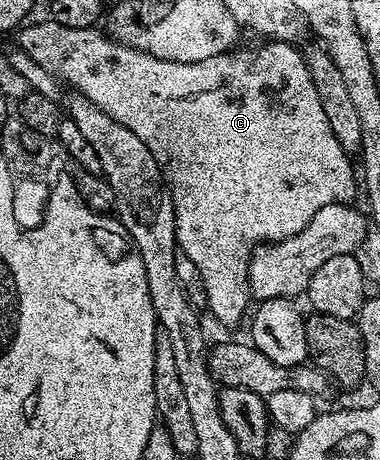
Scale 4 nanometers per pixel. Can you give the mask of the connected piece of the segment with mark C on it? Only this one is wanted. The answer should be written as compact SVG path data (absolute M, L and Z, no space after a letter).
M51 20L36 22L33 26L25 25L19 31L20 42L18 48L31 59L36 60L42 68L51 70L59 76L67 85L72 85L79 94L86 96L90 104L98 104L102 112L106 112L122 128L130 128L146 148L154 156L165 175L166 185L172 196L174 212L176 213L176 245L179 253L190 256L194 260L198 272L202 276L204 291L208 297L207 309L224 326L236 326L249 313L248 302L250 303L250 291L248 289L248 260L250 248L257 244L269 242L280 242L283 238L294 236L302 232L310 224L314 212L326 208L326 204L343 202L345 204L353 201L356 190L358 194L358 174L352 171L353 159L342 148L332 128L330 120L326 120L326 112L322 112L322 100L318 100L318 92L314 88L314 80L308 71L308 64L303 53L296 51L297 47L291 42L277 42L275 40L265 41L265 46L256 46L253 50L240 50L233 48L225 54L210 56L209 59L200 60L197 63L176 63L170 60L156 59L150 56L147 50L136 50L133 46L126 46L123 42L117 42L103 29L87 26L86 28L74 28L63 26Z

